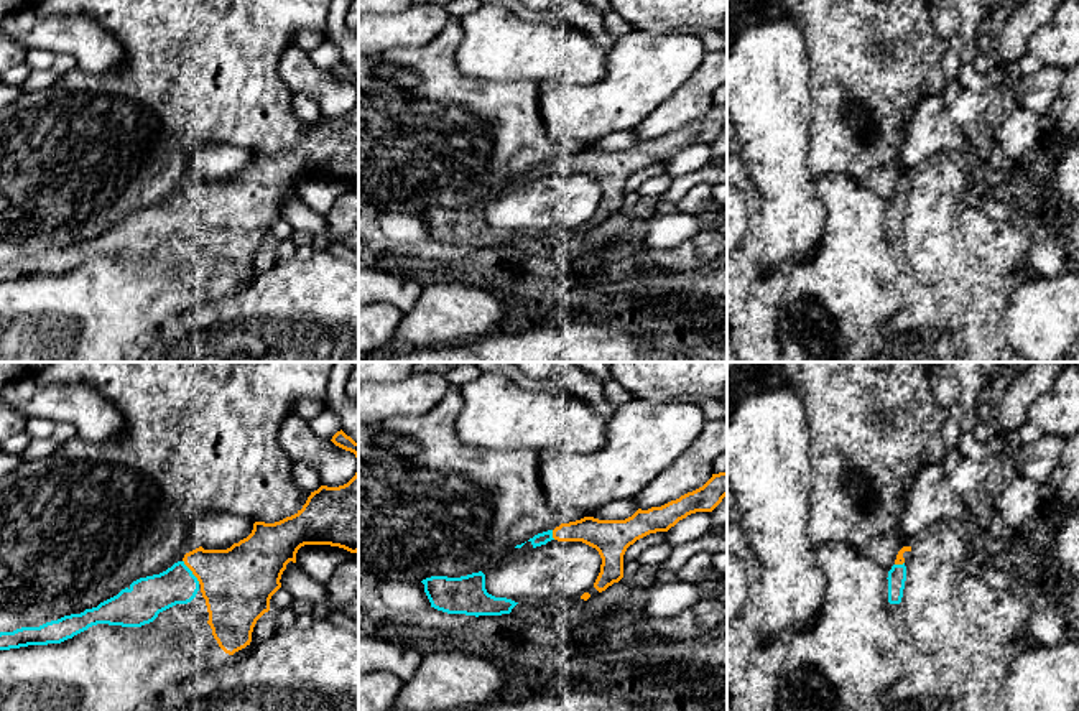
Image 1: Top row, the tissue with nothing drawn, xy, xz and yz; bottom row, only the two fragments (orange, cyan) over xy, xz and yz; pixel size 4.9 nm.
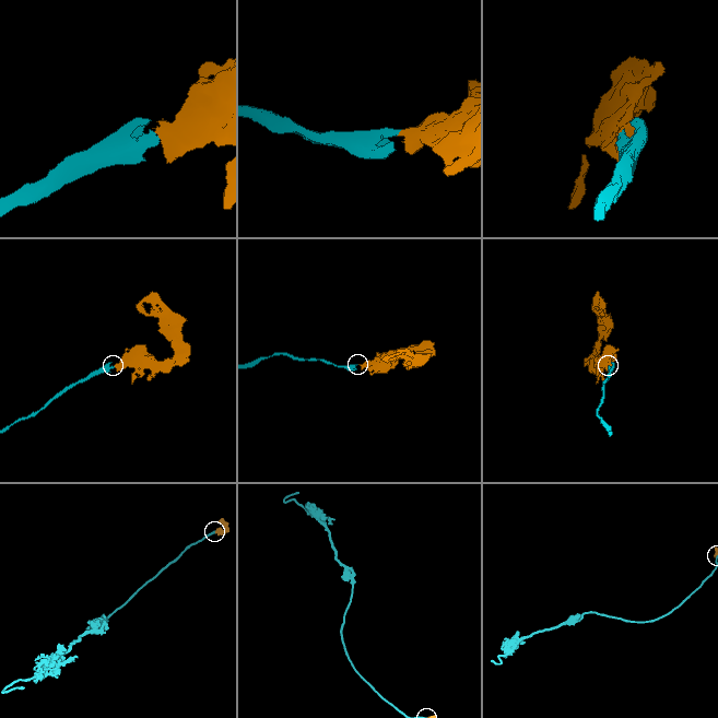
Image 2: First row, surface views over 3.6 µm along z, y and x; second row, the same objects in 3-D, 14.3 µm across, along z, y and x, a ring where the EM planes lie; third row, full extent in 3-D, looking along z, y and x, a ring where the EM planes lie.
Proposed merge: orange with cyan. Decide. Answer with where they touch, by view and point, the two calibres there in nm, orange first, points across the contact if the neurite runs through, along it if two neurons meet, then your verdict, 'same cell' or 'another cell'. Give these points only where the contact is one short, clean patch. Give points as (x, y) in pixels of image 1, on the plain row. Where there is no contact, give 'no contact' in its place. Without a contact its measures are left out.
meets orange in xy at (191, 201); 360 nm thick on the orange side, 190 nm on the other; same cell

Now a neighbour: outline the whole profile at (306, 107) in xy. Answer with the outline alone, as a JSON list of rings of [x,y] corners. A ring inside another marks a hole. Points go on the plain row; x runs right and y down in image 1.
[[[306,94],[293,95],[293,110],[306,123],[314,123],[322,117],[317,100]]]

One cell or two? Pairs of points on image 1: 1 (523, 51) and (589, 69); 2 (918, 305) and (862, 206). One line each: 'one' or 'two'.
1: one
2: two

